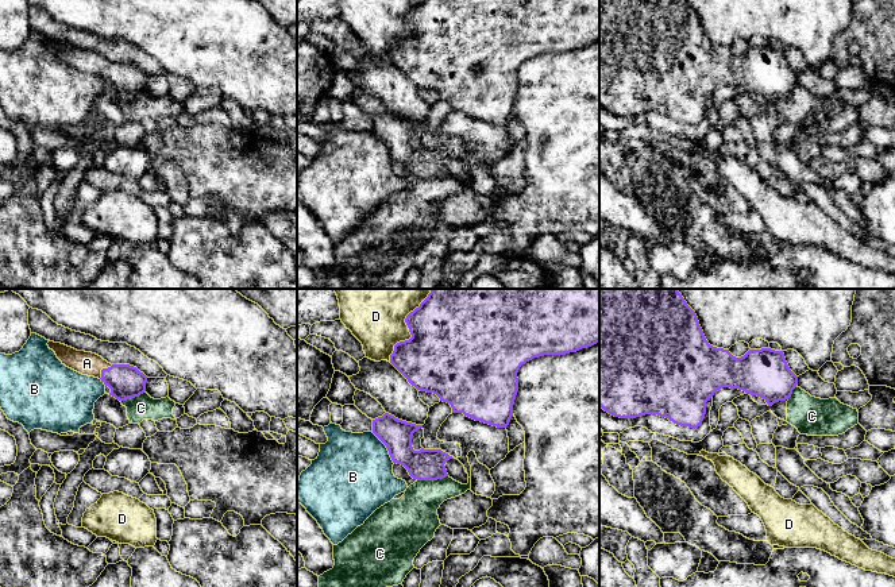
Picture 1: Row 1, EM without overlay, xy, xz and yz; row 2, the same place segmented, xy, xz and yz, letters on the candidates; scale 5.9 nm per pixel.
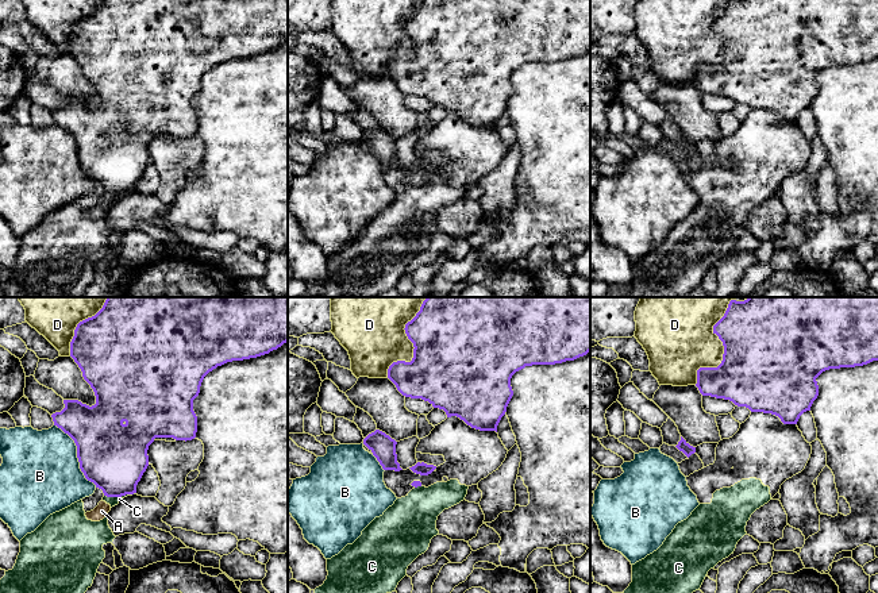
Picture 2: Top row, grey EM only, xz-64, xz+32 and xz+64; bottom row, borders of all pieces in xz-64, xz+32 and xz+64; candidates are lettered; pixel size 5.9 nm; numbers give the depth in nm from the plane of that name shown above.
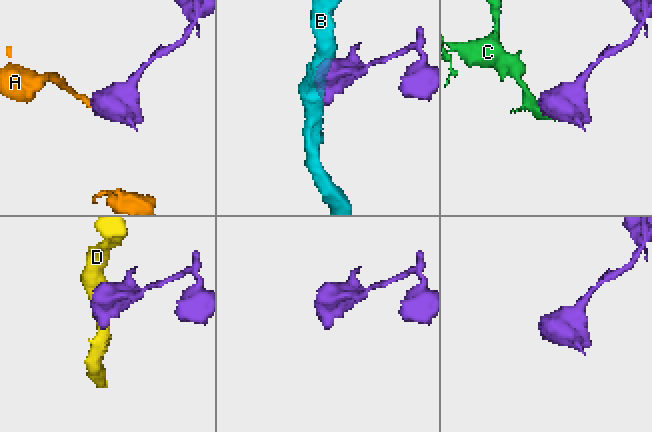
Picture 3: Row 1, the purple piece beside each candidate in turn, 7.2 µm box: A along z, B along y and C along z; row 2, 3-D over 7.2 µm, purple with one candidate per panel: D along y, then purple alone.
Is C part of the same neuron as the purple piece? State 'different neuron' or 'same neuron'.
different neuron

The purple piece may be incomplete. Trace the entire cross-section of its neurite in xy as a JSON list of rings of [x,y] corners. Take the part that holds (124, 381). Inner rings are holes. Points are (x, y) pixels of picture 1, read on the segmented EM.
[[[50,340],[47,345],[62,364],[82,375],[99,378],[111,389],[109,395],[119,401],[139,397],[146,391],[147,376],[134,366],[111,364],[96,354],[77,351]]]

